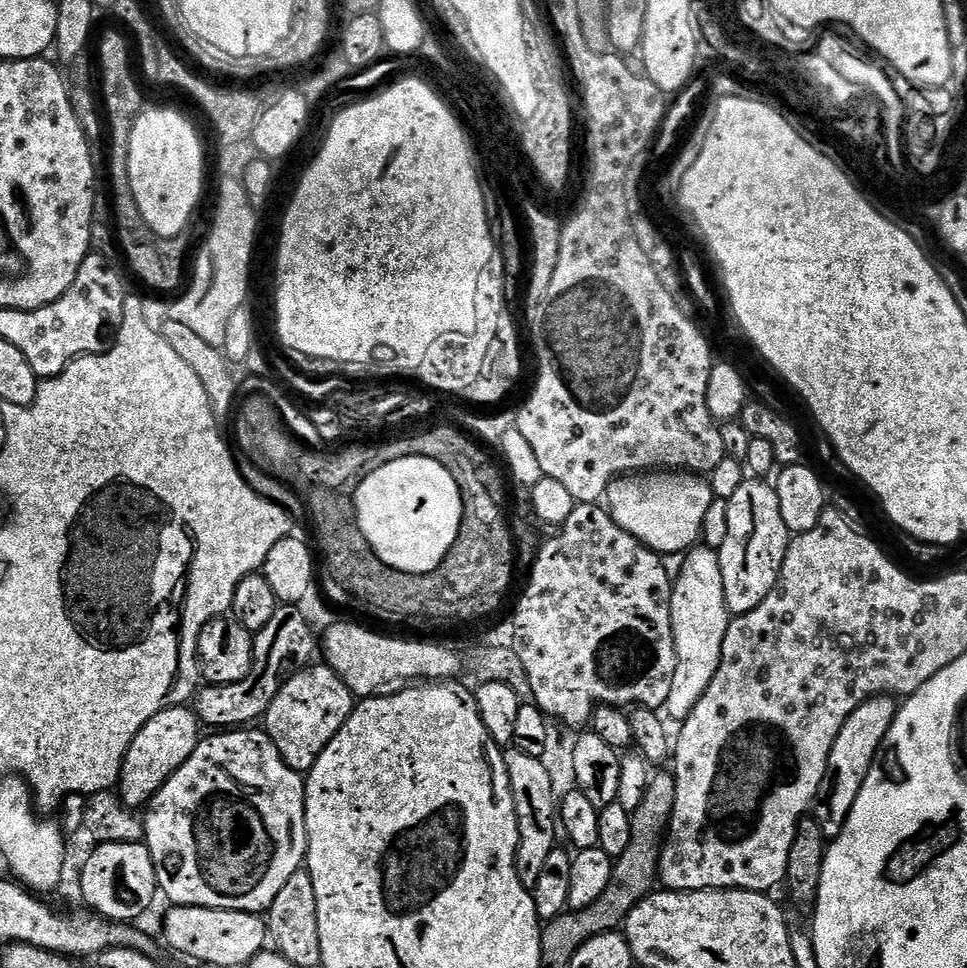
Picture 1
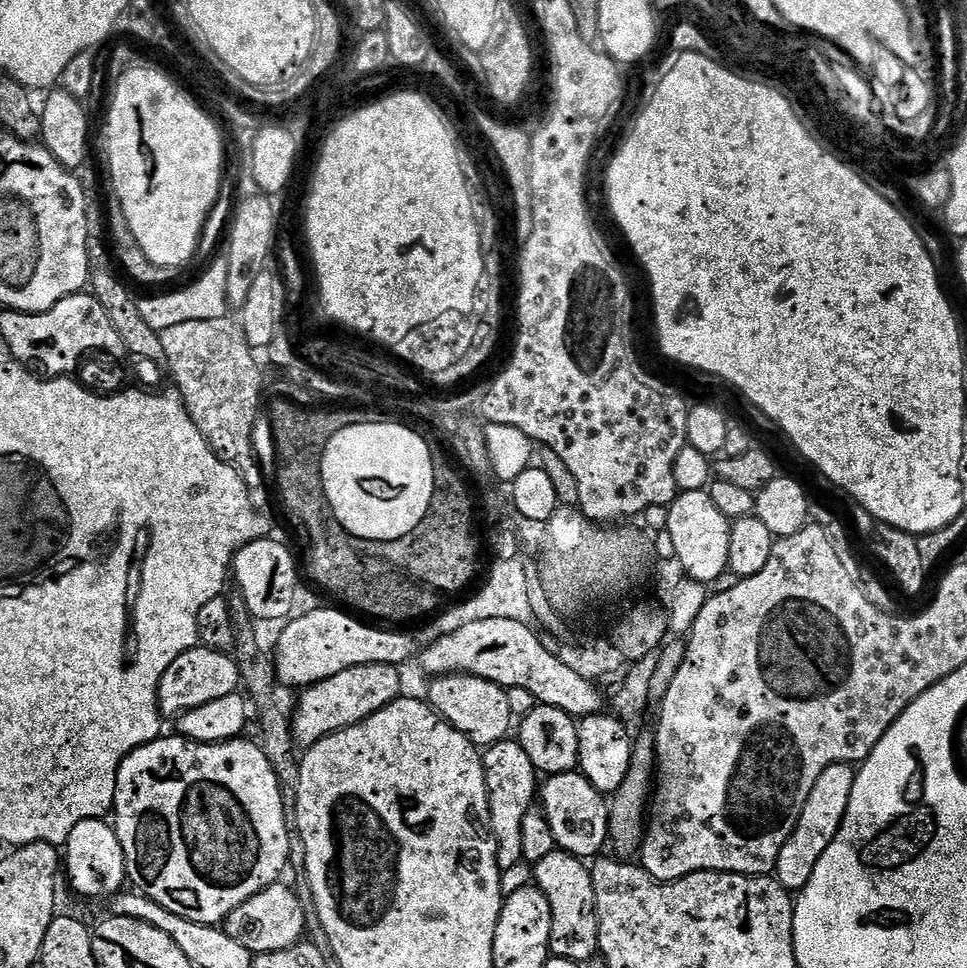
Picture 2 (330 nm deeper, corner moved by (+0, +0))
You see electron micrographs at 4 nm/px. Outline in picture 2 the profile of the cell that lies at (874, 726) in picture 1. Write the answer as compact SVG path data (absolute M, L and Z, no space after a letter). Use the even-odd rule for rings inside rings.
M831 764L826 766L826 770L822 770L822 774L818 774L818 782L814 782L814 790L810 790L810 798L806 798L792 833L786 838L776 859L774 878L789 893L799 893L806 882L810 882L810 874L814 874L818 858L822 858L826 846L834 842L834 834L838 834L840 823L848 809L856 773L857 769L851 764Z

